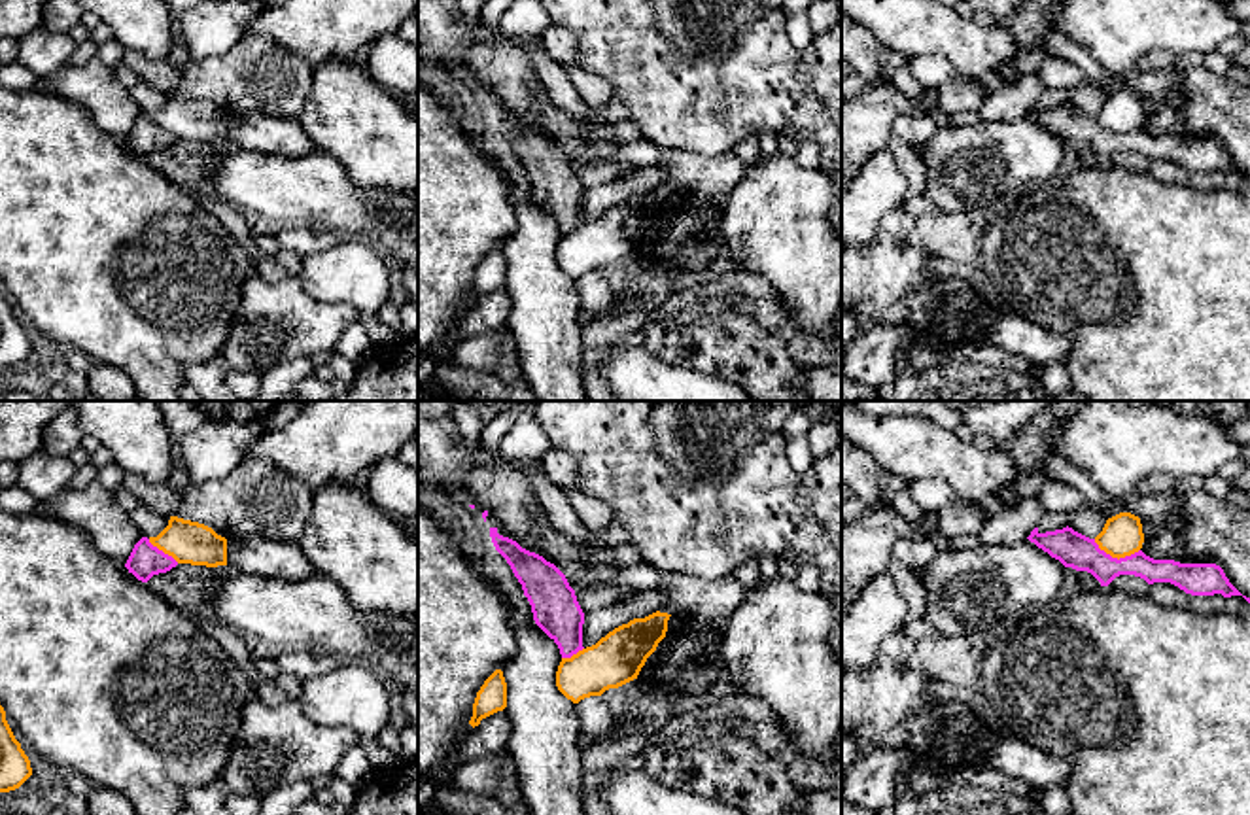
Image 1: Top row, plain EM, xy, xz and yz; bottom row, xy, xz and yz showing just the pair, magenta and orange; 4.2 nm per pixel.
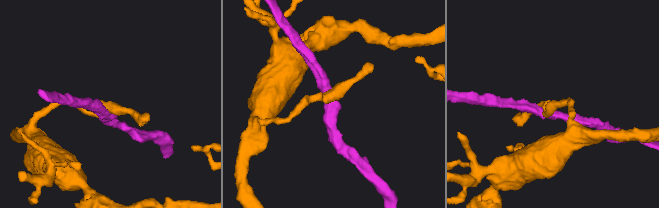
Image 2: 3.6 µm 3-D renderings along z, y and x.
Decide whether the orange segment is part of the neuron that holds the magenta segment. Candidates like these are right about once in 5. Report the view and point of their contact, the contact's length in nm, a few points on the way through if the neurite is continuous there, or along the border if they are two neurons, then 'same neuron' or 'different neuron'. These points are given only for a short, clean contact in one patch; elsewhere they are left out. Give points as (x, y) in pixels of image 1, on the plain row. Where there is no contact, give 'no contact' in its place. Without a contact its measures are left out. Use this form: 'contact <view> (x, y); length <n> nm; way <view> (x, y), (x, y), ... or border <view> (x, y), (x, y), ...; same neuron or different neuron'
contact yz (1116, 135); length 200 nm; border yz (1093, 116), (1101, 125), (1118, 135), (1139, 127); different neuron

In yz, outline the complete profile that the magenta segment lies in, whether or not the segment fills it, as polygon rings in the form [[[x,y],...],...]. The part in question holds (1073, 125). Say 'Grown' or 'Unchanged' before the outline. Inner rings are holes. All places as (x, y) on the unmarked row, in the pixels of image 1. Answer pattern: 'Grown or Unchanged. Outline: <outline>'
Unchanged. Outline: [[[1068,102],[1046,110],[1040,110],[1038,104],[1034,104],[1027,115],[1059,136],[1065,144],[1091,149],[1101,163],[1108,163],[1120,151],[1135,151],[1148,161],[1171,159],[1191,172],[1242,172],[1216,140],[1154,136],[1142,127],[1118,136],[1101,127],[1095,115],[1078,110]]]

